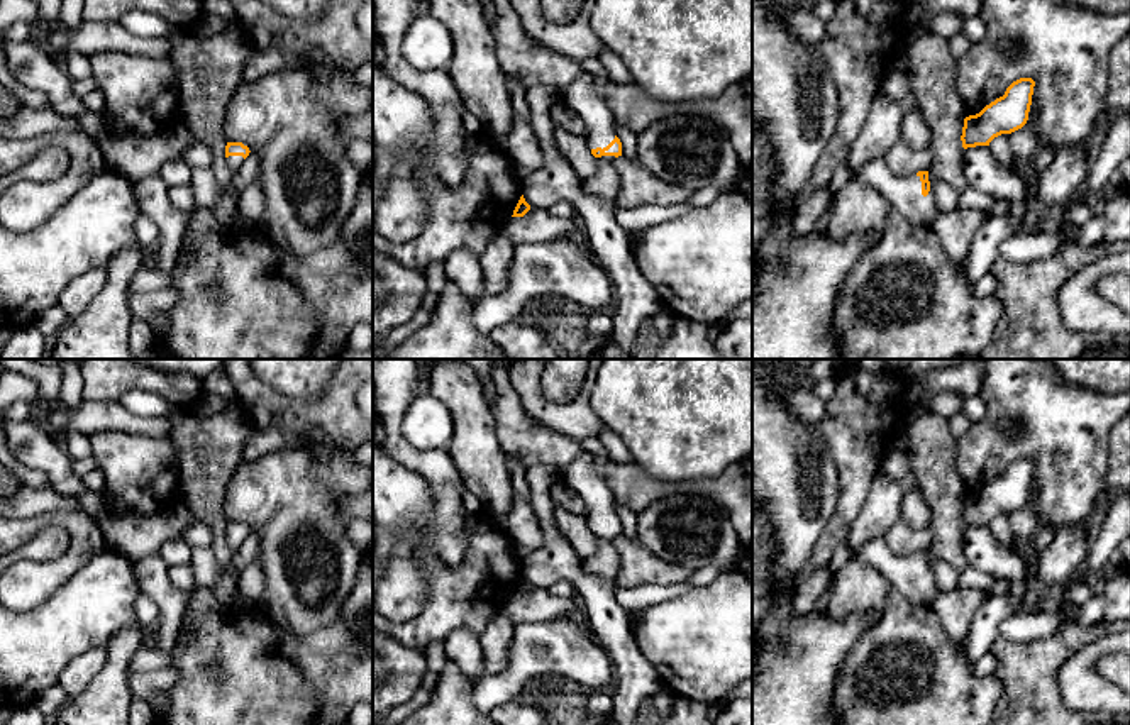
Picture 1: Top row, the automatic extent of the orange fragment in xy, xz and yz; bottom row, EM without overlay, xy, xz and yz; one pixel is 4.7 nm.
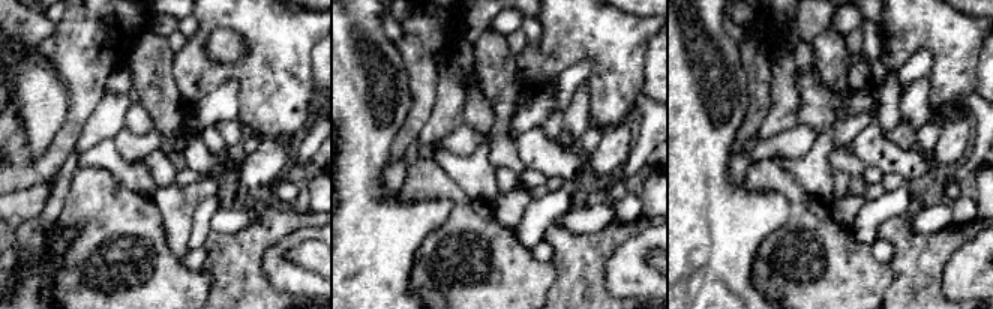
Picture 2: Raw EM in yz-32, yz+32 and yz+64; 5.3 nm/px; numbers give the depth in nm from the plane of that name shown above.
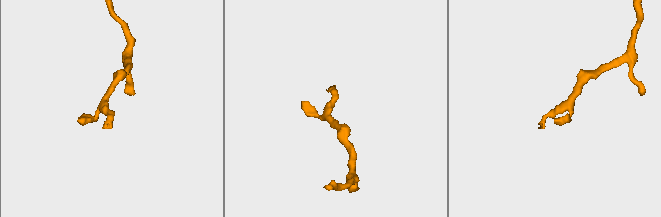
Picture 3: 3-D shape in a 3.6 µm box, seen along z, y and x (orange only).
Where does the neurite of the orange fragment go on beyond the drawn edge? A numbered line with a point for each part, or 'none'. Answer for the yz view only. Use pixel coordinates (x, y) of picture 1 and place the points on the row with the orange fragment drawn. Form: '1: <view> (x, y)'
1: yz (905, 192)

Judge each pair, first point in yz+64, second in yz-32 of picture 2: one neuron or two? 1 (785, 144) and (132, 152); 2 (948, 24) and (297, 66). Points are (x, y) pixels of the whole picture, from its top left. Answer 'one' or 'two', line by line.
1: one
2: one

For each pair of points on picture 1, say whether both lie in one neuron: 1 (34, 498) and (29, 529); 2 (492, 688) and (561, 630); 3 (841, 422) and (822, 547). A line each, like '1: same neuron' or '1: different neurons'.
1: different neurons
2: same neuron
3: same neuron

